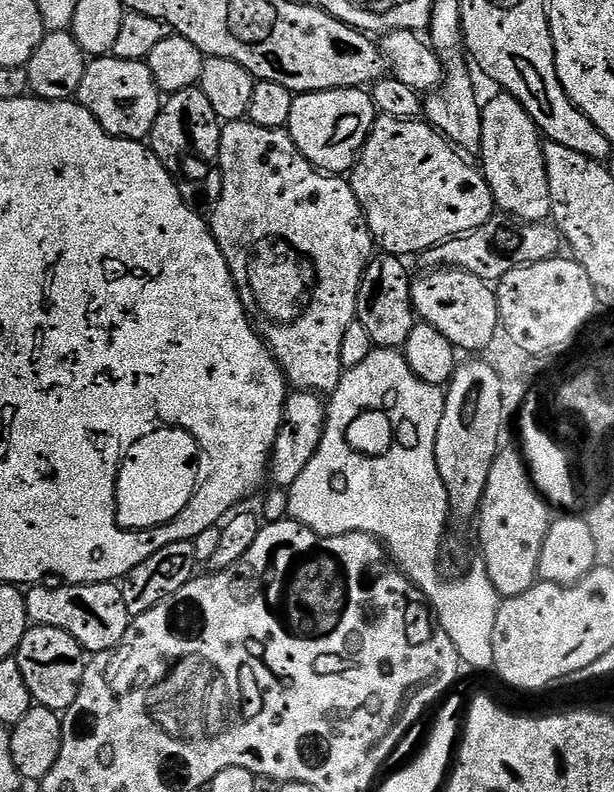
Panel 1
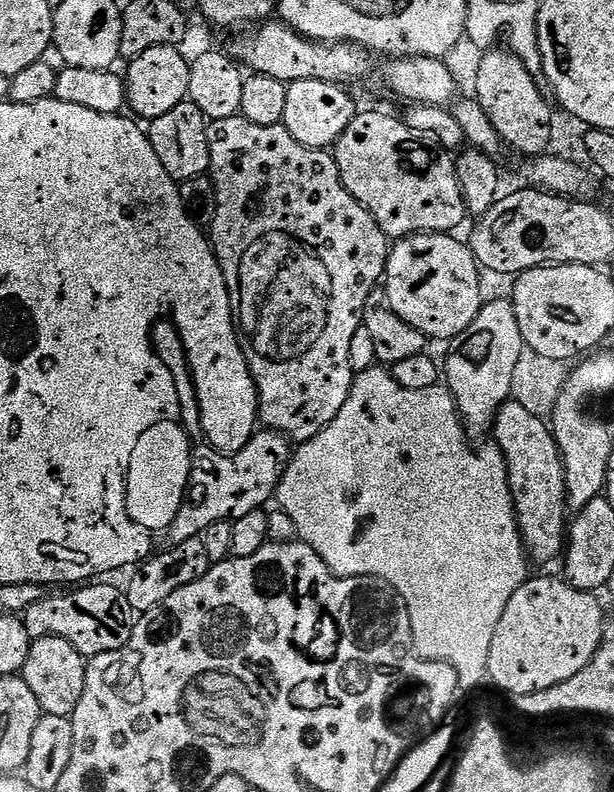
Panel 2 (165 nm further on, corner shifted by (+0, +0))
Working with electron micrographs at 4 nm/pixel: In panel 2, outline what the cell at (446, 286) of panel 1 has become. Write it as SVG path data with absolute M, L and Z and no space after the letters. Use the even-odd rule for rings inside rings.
M422 232L395 241L388 253L386 291L394 314L410 322L414 330L418 330L433 341L452 339L455 341L463 337L464 332L474 322L474 318L478 318L480 309L486 303L486 295L484 296L483 290L480 289L482 269L476 263L476 255L465 241L463 244L462 241L455 240L456 238L455 235L446 232Z

